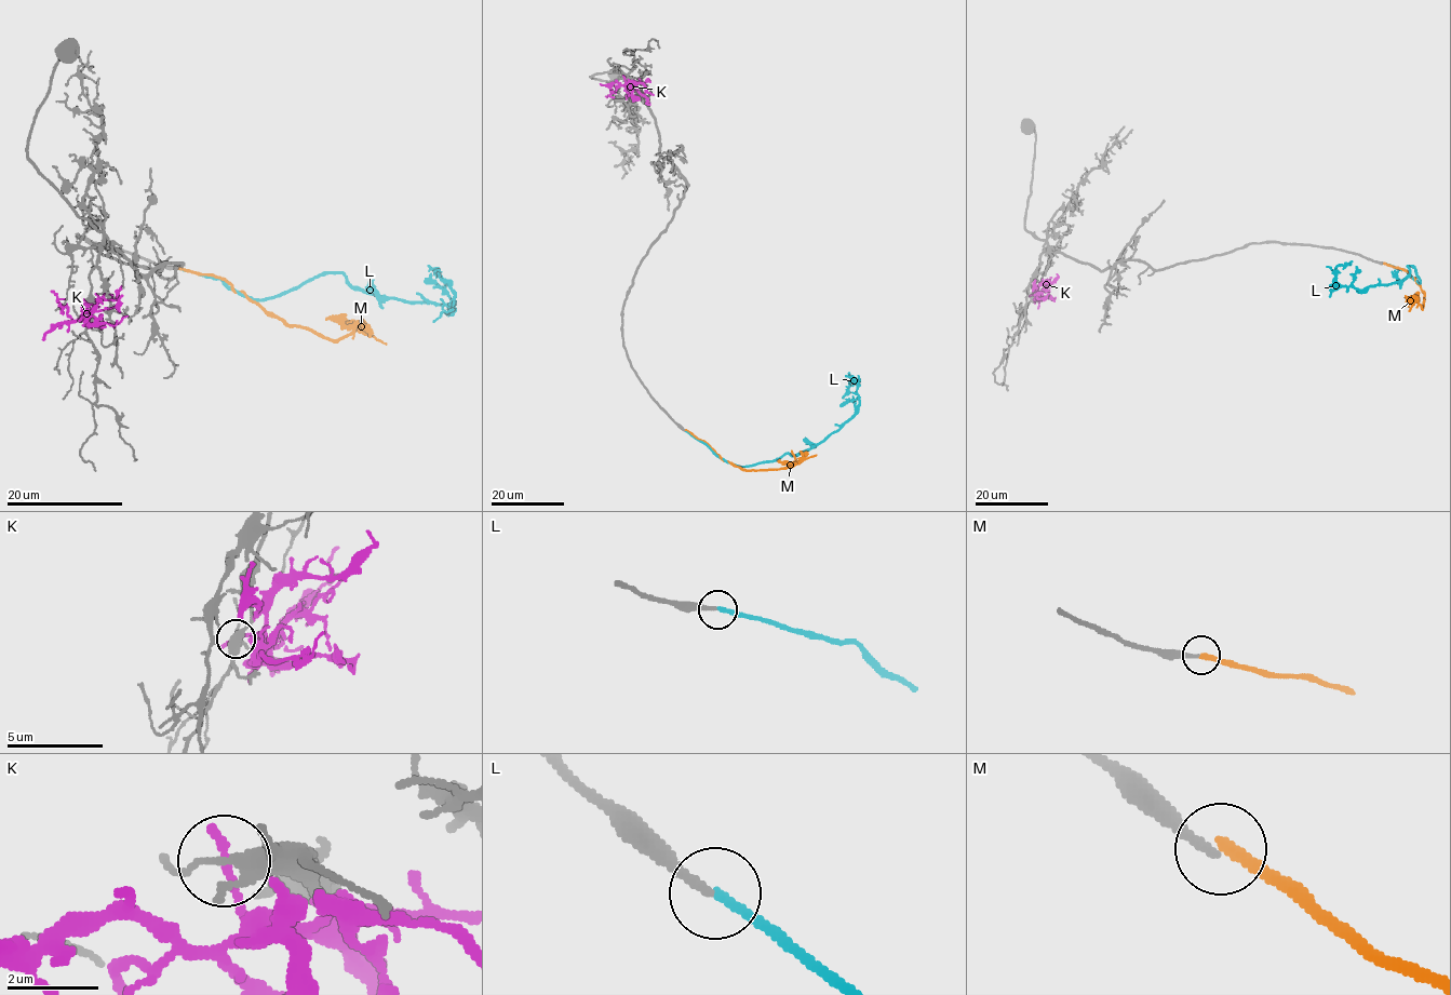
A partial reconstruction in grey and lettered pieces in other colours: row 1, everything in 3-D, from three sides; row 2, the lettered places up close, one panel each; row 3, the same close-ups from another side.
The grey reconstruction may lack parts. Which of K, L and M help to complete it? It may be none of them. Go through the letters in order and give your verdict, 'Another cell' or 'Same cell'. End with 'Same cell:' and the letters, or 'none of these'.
K: Another cell
L: Same cell
M: Another cell
Same cell: L

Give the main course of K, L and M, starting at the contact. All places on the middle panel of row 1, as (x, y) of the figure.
K: (623, 78), (649, 102)
L: (686, 431), (728, 462), (753, 466), (794, 456), (829, 437), (855, 413), (859, 381), (851, 380), (842, 398)
M: (686, 430), (703, 440), (724, 460), (748, 470), (789, 468), (816, 455)

